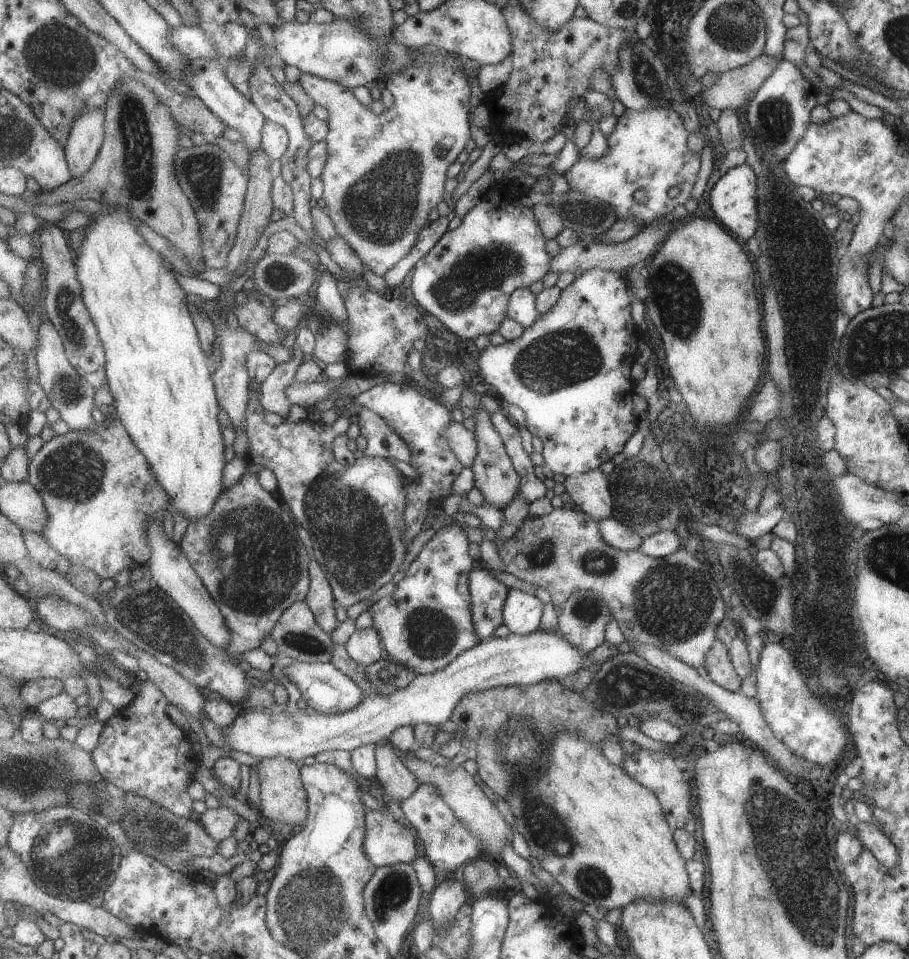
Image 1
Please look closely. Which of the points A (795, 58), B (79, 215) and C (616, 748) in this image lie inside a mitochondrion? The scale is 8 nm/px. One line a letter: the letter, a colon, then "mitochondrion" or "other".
A: other
B: other
C: other

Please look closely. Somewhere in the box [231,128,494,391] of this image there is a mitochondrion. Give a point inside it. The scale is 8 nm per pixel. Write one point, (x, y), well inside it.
(378, 207)

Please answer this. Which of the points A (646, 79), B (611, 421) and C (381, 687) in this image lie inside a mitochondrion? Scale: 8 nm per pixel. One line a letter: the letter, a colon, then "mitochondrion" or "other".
A: mitochondrion
B: other
C: other

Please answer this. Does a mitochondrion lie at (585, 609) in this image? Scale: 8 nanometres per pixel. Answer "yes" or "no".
yes

